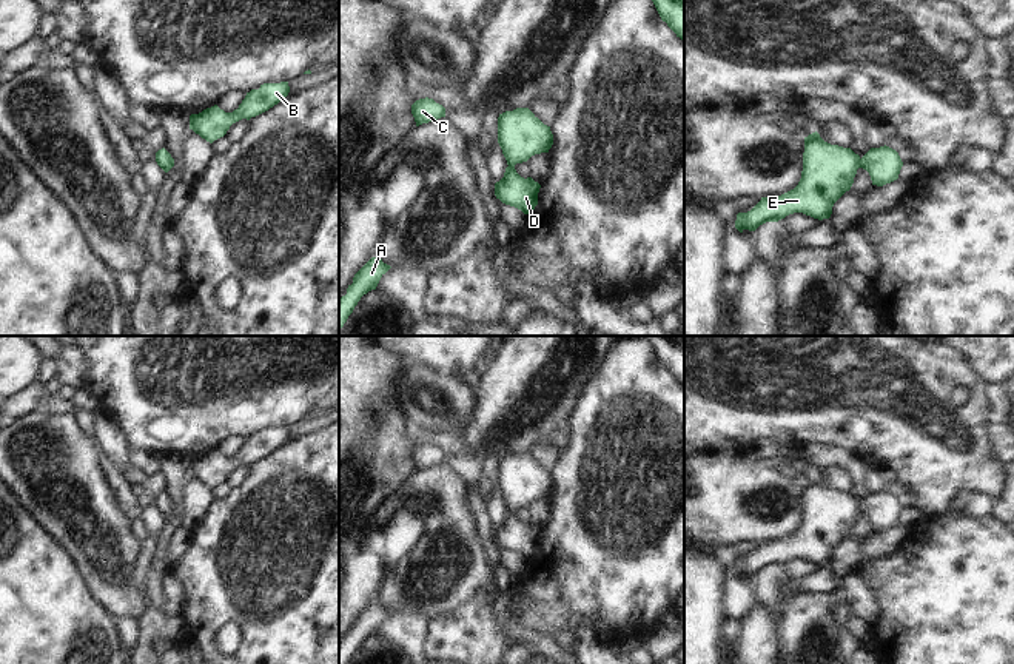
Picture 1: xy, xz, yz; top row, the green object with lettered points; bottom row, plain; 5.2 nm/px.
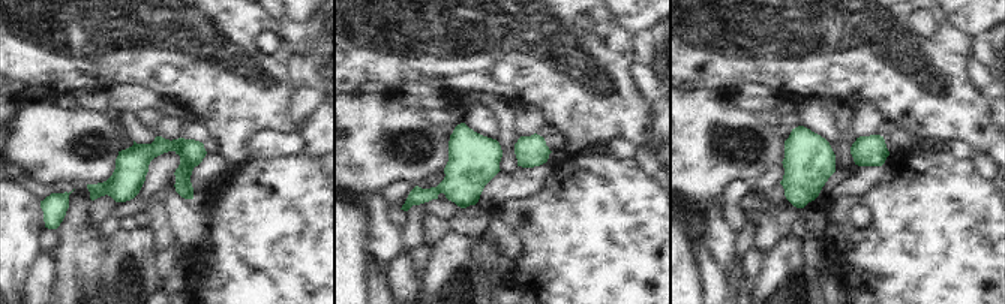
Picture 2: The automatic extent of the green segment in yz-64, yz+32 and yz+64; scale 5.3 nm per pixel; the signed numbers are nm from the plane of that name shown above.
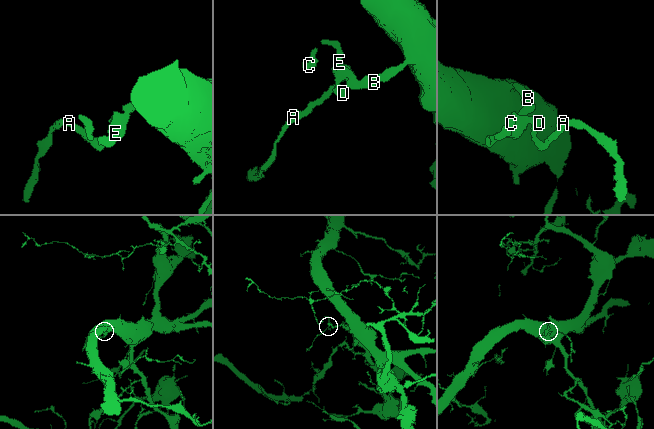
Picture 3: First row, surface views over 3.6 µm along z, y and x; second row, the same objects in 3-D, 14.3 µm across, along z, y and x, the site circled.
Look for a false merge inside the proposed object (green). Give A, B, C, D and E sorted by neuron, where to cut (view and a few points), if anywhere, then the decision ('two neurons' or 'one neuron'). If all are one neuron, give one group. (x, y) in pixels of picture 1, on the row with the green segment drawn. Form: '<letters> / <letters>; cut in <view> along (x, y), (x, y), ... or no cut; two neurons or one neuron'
A B C D E; no cut; one neuron

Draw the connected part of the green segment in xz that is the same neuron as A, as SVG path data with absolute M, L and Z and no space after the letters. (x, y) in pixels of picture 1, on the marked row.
M371 257L353 277L353 283L348 285L347 294L339 299L339 331L353 313L354 307L364 294L376 290L381 277L391 267L384 263L381 257Z

